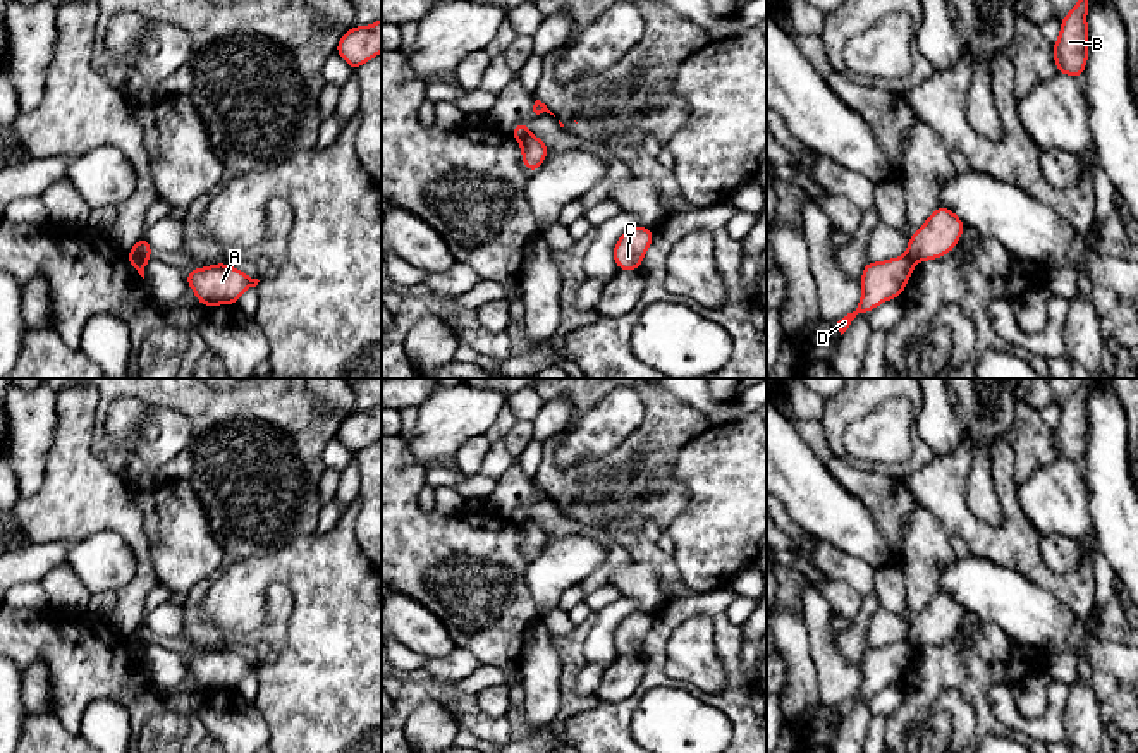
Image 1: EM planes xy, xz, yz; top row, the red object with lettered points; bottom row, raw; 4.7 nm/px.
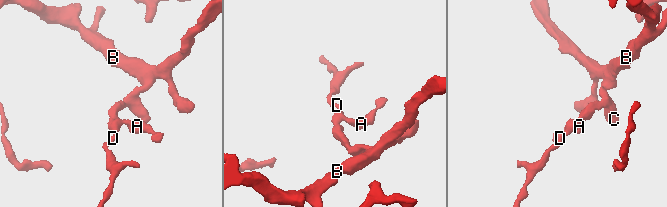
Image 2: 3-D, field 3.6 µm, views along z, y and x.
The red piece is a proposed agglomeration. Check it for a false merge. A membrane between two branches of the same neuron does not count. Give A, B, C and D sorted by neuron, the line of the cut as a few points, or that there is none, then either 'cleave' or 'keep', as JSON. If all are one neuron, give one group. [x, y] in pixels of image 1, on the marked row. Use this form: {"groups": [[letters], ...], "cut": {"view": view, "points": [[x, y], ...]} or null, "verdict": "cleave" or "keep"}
{"groups": [["A", "D"], ["B", "C"]], "cut": {"view": "xy", "points": [[131, 250], [145, 260]]}, "verdict": "cleave"}

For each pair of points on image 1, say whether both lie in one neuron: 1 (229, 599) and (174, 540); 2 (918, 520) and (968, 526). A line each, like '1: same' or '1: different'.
1: different
2: different

